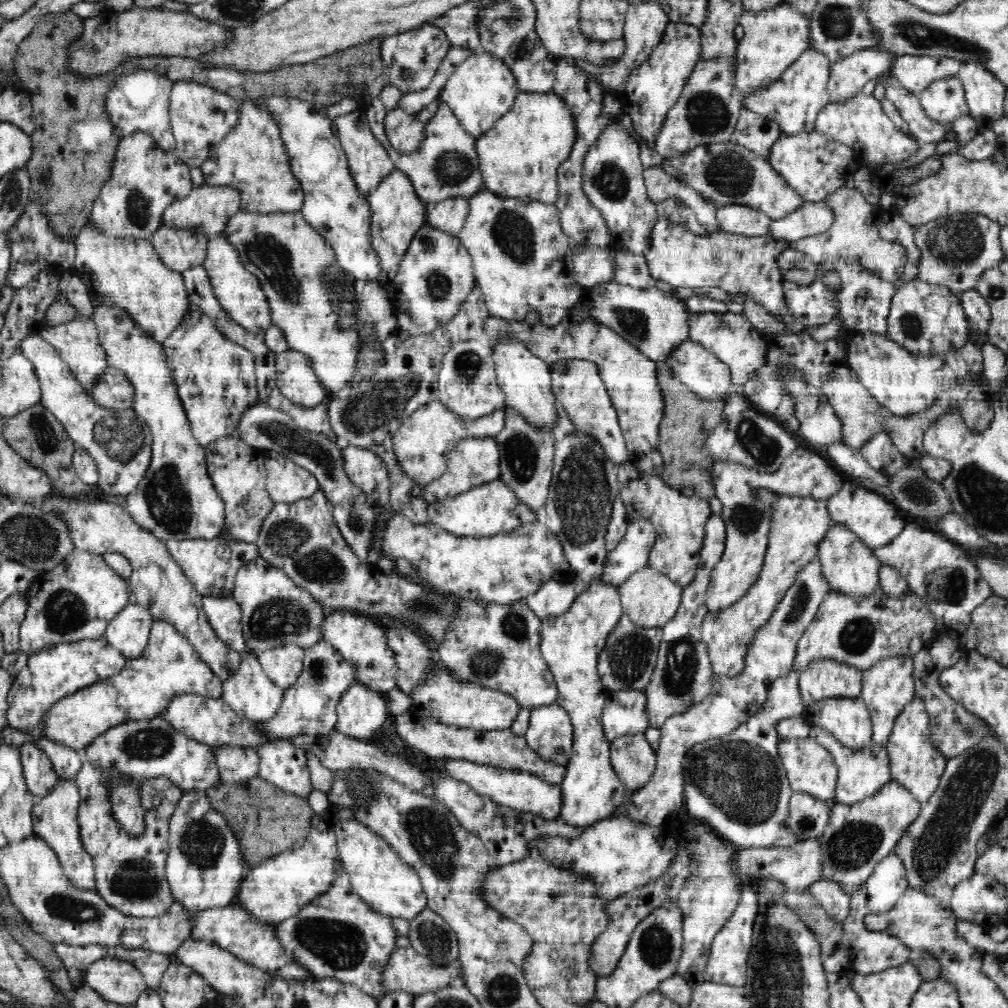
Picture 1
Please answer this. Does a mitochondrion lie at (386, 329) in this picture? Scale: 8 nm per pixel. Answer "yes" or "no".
no

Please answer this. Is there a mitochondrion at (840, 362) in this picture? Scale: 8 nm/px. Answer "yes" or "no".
no

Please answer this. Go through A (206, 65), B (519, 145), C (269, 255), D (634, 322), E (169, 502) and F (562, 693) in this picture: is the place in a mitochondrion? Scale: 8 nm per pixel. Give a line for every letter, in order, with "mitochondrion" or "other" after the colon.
A: other
B: other
C: mitochondrion
D: mitochondrion
E: mitochondrion
F: other

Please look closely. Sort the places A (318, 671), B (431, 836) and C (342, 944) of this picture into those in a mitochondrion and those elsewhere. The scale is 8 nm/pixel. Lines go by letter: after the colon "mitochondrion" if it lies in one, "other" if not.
A: mitochondrion
B: mitochondrion
C: mitochondrion

